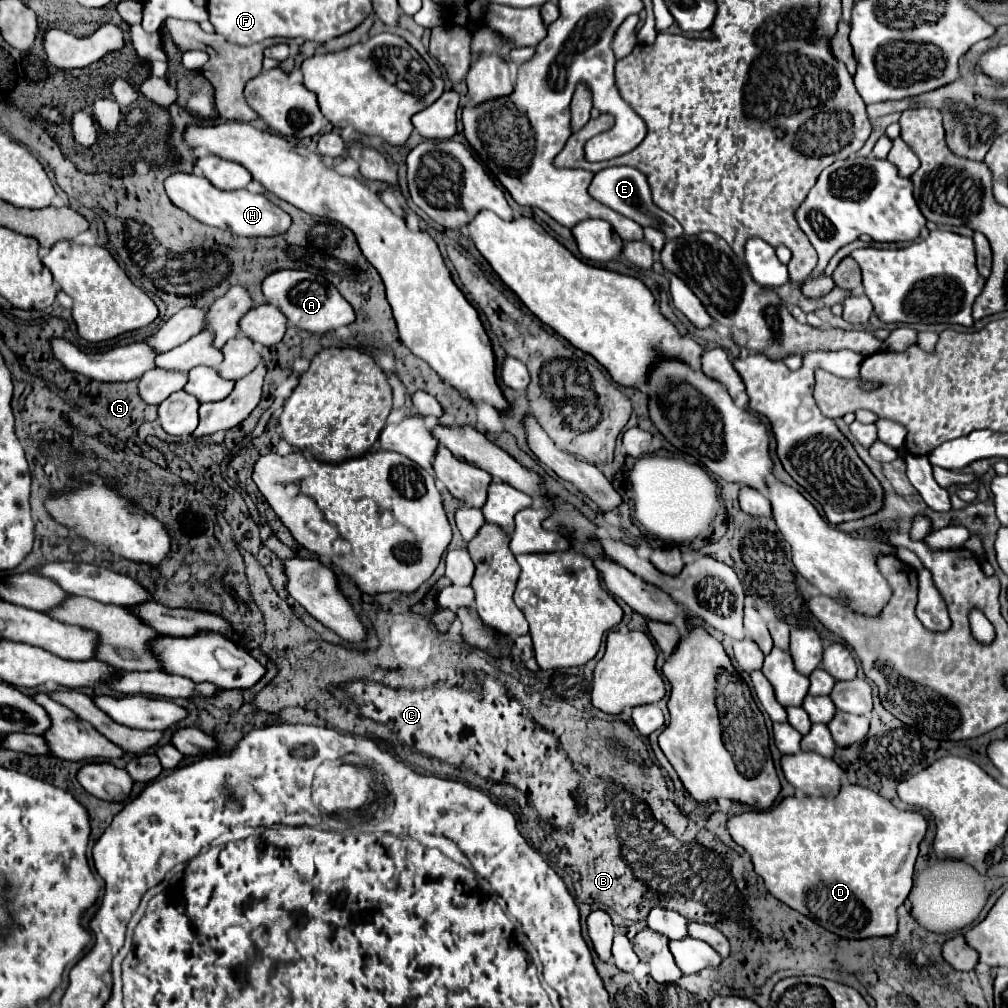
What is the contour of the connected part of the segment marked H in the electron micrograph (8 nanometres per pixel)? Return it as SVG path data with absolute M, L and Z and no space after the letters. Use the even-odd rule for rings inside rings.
M175 172L171 174L165 182L165 192L169 200L185 210L189 216L197 218L203 224L215 226L215 228L229 228L237 236L275 236L283 234L285 228L291 226L289 214L285 214L279 206L269 202L263 194L254 192L243 192L243 190L219 190L215 188L207 178L195 176L195 174L185 174L185 172Z

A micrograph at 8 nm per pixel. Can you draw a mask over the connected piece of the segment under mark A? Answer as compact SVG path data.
M305 270L273 272L271 276L263 280L263 294L269 304L275 304L289 318L289 322L313 334L323 334L323 332L335 330L339 326L349 326L351 322L355 322L355 310L339 294L339 290L333 288L333 284L327 282L323 276L317 276Z

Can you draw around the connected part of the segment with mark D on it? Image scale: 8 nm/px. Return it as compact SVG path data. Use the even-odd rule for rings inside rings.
M843 784L837 796L831 798L823 798L823 796L803 796L801 800L795 796L783 798L777 806L769 808L769 810L757 810L757 812L743 812L743 814L735 814L727 820L727 830L731 834L731 838L743 846L753 860L755 872L765 880L767 890L781 902L785 902L789 908L809 916L813 922L821 924L823 928L827 928L829 932L843 936L843 938L869 938L869 936L893 936L897 932L897 908L905 902L909 890L911 890L911 876L913 876L913 866L915 866L915 858L919 854L919 842L925 836L927 830L927 820L919 814L919 812L907 812L907 810L899 810L895 808L889 800L885 800L883 796L879 796L873 790L867 788L859 788L855 784Z

